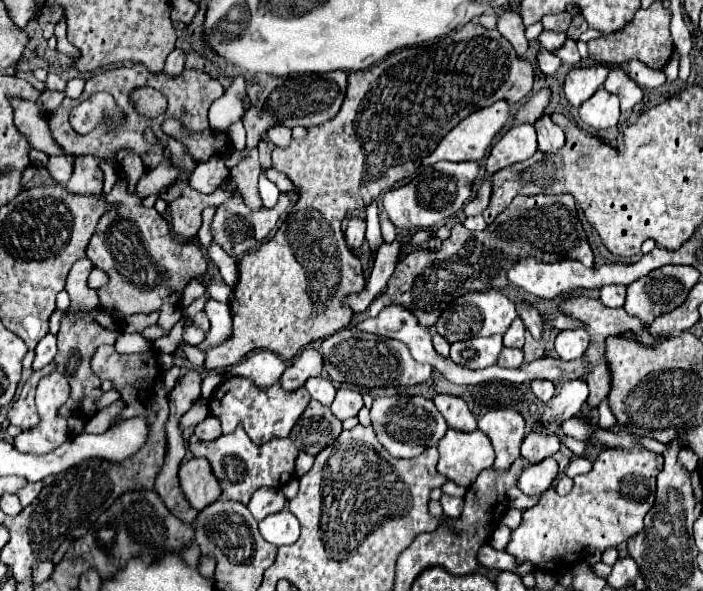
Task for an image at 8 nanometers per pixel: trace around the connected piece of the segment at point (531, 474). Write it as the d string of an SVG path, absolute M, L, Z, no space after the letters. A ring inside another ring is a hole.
M549 457L549 459L543 459L541 463L527 465L527 469L523 469L523 473L519 475L517 487L525 495L543 493L543 491L547 491L551 487L555 477L557 477L557 461Z

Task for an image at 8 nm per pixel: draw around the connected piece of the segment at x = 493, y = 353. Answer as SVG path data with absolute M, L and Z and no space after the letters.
M491 335L487 339L455 341L451 345L451 361L467 369L483 369L497 361L501 349L503 349L501 335Z

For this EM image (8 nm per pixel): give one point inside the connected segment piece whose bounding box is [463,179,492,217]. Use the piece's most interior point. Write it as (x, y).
(479, 203)

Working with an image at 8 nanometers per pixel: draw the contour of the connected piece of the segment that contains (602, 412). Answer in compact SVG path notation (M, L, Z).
M603 401L597 409L599 409L599 425L609 427L609 425L615 425L615 423L617 423L617 419L613 417L613 413L611 413L611 409L609 409L609 403L607 403L607 401Z

